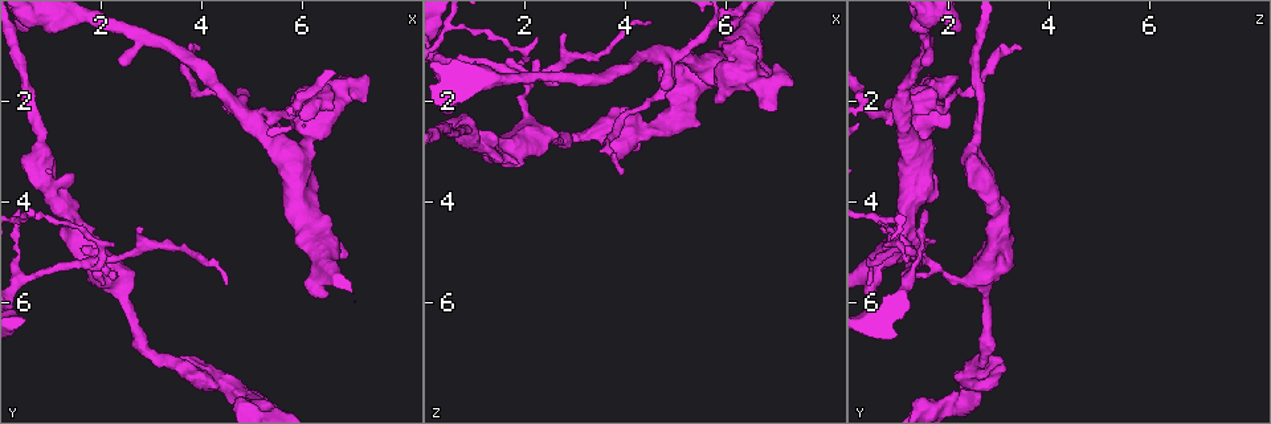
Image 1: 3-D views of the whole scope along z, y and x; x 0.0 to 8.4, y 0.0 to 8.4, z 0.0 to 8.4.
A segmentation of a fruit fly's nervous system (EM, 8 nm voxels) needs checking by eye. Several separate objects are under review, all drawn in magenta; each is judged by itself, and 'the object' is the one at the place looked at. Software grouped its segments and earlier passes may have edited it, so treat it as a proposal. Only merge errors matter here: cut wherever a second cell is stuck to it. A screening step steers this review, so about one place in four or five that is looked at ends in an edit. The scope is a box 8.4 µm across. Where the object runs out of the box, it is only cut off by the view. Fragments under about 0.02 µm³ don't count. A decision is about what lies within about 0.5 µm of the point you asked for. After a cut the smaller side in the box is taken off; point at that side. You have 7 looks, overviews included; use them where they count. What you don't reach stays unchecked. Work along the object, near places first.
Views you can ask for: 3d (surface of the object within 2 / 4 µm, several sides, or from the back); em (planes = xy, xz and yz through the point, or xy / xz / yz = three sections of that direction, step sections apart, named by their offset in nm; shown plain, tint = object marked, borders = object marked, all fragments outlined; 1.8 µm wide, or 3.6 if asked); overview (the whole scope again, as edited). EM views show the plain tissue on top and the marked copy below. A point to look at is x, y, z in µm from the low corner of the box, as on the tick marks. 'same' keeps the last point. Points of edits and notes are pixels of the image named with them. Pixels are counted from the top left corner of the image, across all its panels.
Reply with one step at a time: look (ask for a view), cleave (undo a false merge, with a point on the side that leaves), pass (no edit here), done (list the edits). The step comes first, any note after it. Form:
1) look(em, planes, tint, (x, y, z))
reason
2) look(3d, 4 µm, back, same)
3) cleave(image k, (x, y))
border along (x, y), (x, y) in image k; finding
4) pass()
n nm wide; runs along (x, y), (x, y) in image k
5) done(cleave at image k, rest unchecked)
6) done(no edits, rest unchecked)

look(3d, 2 µm, (2.05, 5.15, 1.55))
sharp bend

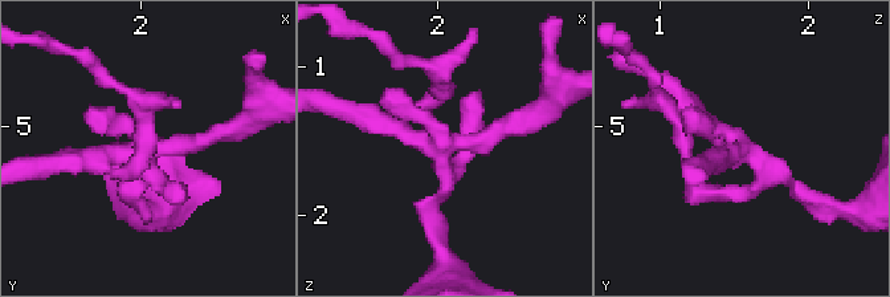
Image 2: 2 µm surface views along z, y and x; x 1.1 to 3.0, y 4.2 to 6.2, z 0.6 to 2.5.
look(em, planes, borders, (1.98, 5.18, 1.56))
need the tissue

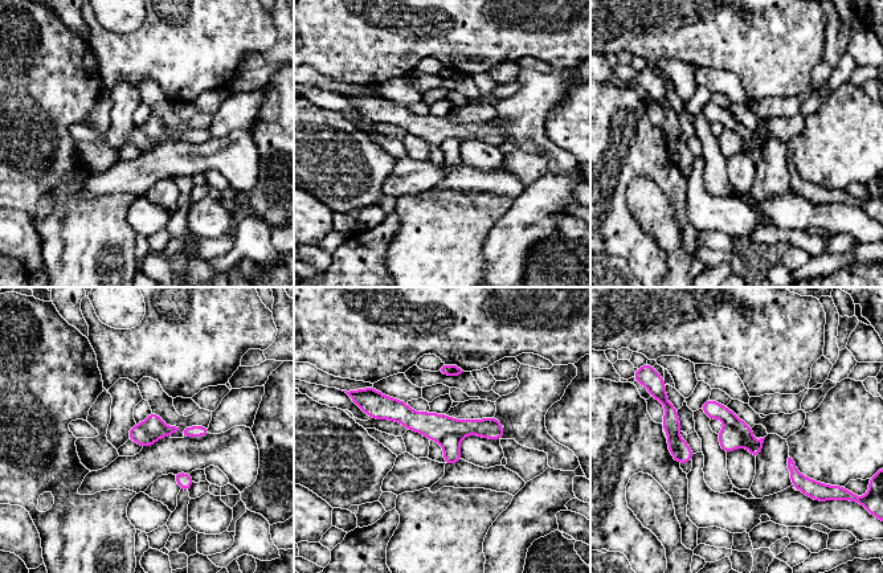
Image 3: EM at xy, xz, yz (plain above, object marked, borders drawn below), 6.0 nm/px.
cleave(image 3, (730, 438))
150 nm wide; a second cell is stuck on

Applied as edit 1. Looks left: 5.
look(3d, 4 µm, (4.70, 2.05, 1.10))
four or more arms meet

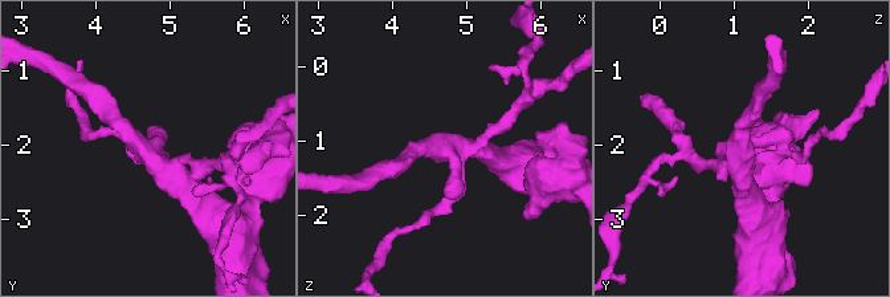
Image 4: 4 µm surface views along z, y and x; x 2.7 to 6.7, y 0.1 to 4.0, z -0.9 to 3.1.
look(em, 3.6 µm, xz, step 16, tint, (4.70, 2.10, 1.10))
4 arms; need the tissue

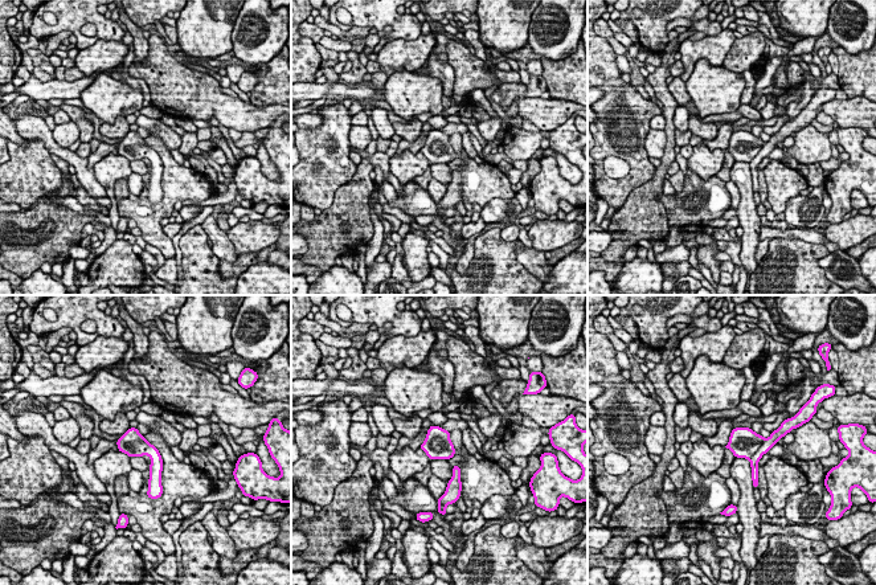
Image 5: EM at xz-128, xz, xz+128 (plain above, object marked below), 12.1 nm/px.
cleave(image 5, (773, 438))
border along (766, 440), (749, 459) in image 5; two cells meet here

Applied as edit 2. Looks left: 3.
look(overview)
see it whole again

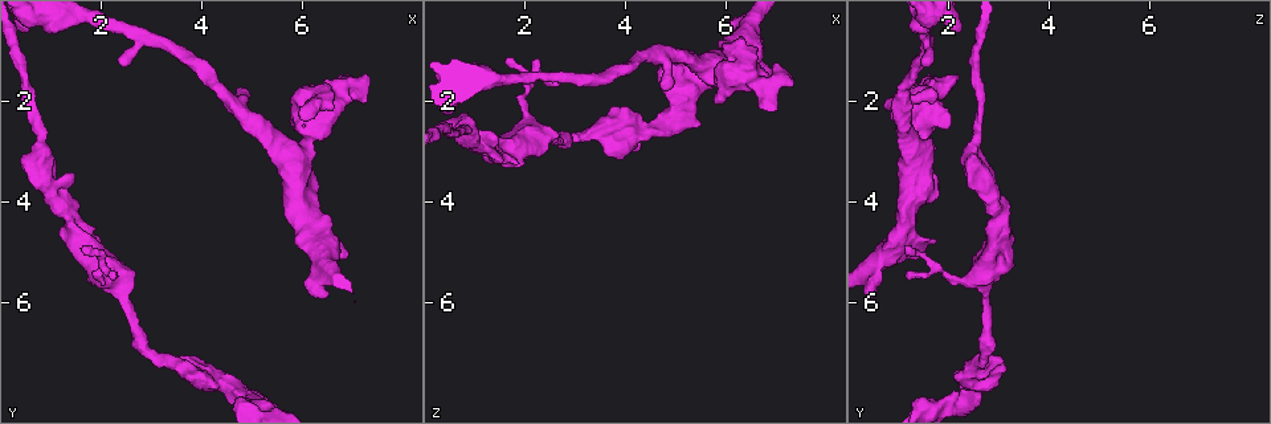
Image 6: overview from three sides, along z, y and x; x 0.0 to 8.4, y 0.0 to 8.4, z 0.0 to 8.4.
look(3d, 4 µm, (6.40, 4.80, 1.00))
calibre changes

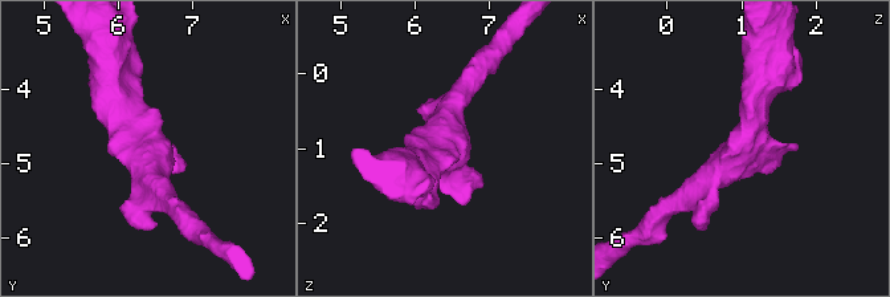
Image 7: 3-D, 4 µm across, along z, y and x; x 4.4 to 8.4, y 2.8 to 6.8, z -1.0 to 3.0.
look(em, planes, tint, (6.40, 4.75, 1.05))

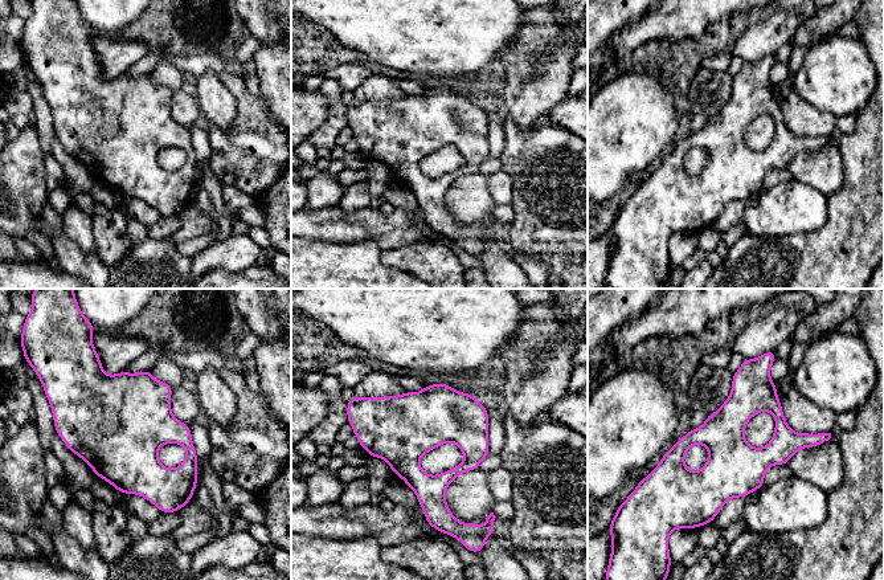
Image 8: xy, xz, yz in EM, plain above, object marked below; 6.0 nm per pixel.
pass()
300 nm wide; runs along (815, 442), (721, 478), (663, 468) in image 8; continuous, no second cell

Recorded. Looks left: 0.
done(cleave at image 3, cleave at image 5, rest unchecked)

